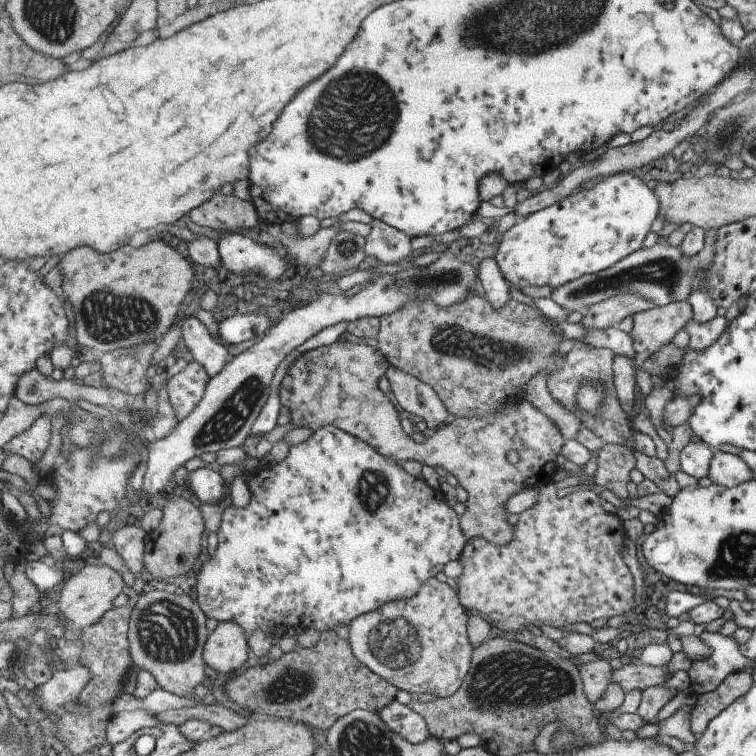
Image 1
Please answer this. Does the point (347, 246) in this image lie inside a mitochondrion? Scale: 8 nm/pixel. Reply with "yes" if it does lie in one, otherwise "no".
yes

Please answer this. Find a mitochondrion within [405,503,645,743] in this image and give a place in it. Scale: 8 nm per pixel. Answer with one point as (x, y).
(515, 678)

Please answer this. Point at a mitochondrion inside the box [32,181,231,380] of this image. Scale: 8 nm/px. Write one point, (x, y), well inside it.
(110, 317)

